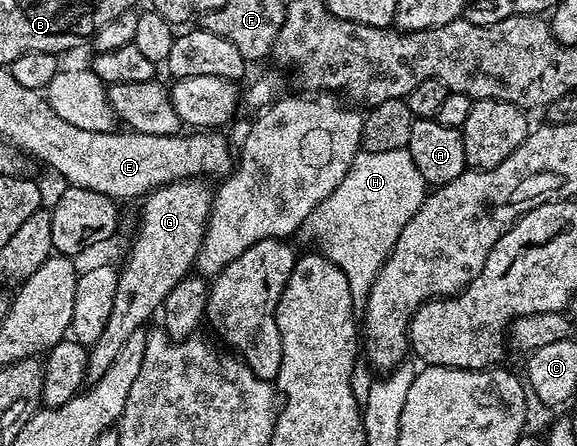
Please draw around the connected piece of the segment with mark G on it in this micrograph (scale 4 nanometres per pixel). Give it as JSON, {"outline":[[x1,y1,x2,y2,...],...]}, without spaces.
{"outline":[[203,178,193,180,178,180,172,184,161,186,155,192,147,193,143,204,143,217,139,220,139,233,131,244,131,253,127,256,123,268,118,269,119,281,117,282,117,294,113,294,113,311,109,314,109,322,105,322,105,330,101,338,97,338,95,344,90,345,87,353,87,379,94,382,99,380,109,366,117,358,117,353,133,333,144,327,143,323,151,315,162,309,165,298,177,282,181,282,195,267,195,259,201,250,203,235,207,229,207,219,211,214,211,203,213,201,213,188]]}

